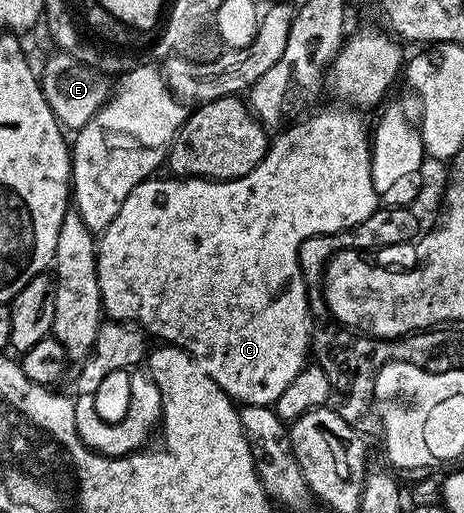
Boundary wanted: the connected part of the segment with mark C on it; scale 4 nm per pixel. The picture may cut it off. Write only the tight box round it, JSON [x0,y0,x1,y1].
[97,106,379,406]

